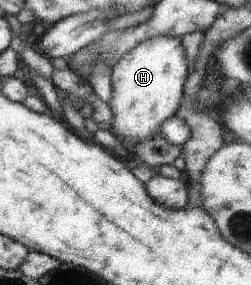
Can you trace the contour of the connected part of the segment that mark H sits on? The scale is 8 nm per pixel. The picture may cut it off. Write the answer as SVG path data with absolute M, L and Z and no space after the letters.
M155 37L119 58L110 72L114 93L108 105L114 119L110 124L113 135L126 151L131 151L128 149L130 147L135 149L139 141L155 139L161 133L161 125L176 116L188 75L185 49L178 37Z

